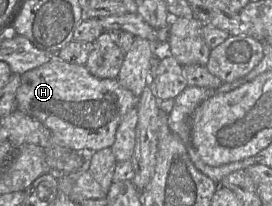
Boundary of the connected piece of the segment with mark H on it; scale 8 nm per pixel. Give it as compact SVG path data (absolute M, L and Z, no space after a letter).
M57 54L45 64L21 74L16 93L17 109L41 122L51 132L54 143L83 154L111 148L122 118L136 107L137 101L138 97L121 86L117 79L95 77L85 65L63 61Z

